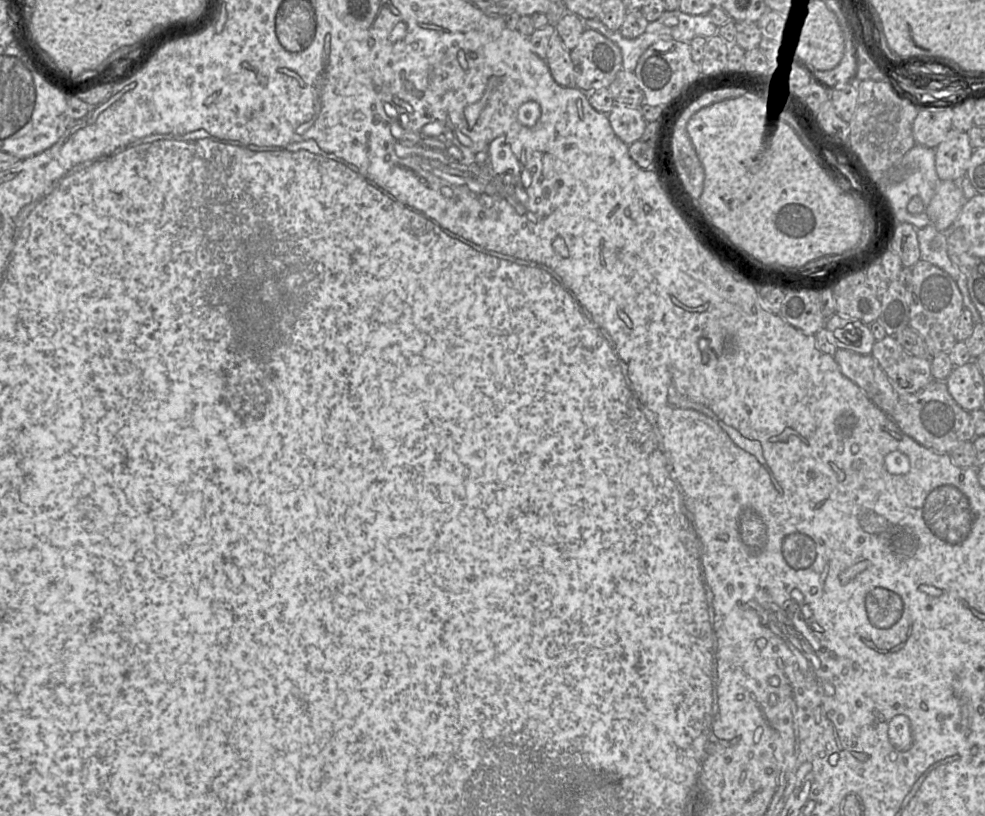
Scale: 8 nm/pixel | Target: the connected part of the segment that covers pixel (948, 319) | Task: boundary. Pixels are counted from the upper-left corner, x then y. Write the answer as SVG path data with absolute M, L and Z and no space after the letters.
M919 260L911 268L909 327L917 331L932 357L935 354L949 352L957 342L954 336L955 323L964 307L963 296L955 280L939 267Z

